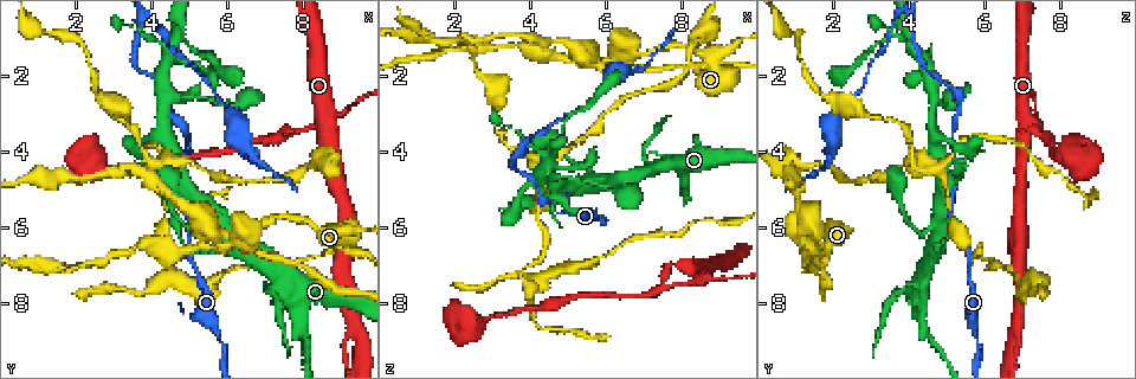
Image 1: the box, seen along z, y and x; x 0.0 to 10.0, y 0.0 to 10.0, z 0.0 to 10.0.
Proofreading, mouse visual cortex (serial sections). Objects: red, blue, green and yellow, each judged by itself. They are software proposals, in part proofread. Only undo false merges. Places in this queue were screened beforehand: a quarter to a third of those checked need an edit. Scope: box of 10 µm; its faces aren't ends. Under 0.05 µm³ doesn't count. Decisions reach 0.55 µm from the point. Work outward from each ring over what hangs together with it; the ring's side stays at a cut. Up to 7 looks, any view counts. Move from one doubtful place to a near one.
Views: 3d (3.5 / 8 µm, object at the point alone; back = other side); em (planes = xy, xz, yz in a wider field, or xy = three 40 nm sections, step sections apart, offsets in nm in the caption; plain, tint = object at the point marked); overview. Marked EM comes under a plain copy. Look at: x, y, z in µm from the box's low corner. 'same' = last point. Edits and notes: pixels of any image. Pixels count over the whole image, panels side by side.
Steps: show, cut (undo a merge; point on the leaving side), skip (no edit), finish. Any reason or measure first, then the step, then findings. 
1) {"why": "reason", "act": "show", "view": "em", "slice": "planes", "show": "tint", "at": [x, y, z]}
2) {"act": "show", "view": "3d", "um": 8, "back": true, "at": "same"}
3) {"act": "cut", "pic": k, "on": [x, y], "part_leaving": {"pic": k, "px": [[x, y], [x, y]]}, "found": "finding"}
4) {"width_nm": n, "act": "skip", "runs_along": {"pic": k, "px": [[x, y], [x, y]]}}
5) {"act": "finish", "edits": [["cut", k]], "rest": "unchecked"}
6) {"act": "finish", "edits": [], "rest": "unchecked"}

{"why": "abrupt turn", "act": "show", "view": "3d", "um": 3.5, "at": [7.25, 7.60, 4.30]}

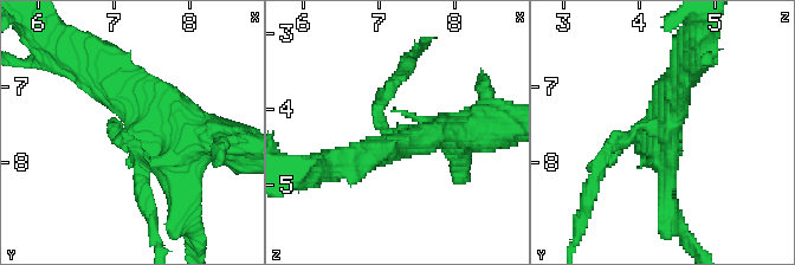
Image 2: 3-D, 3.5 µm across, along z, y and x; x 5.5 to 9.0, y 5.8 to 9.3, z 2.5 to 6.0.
{"arm_widths_nm": [150, 500], "why": "need the tissue", "act": "show", "view": "em", "slice": "xy", "step": 2, "show": "tint", "at": [7.25, 7.65, 4.35]}

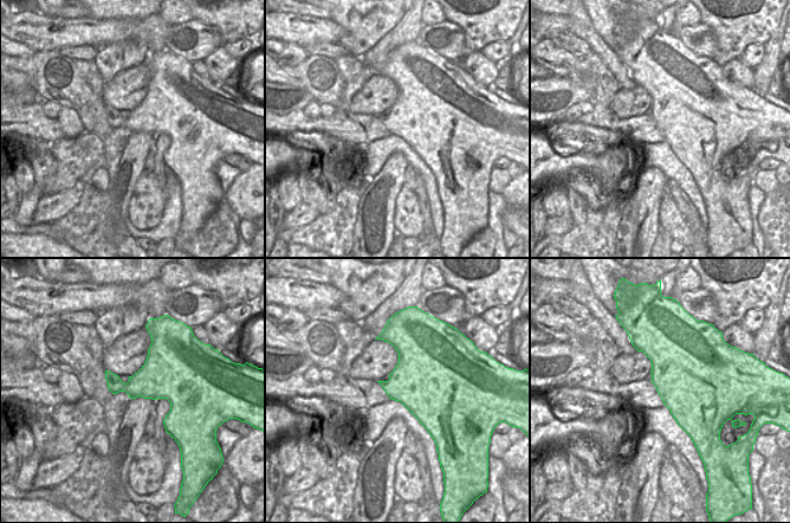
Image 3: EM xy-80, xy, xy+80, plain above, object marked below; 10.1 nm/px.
{"act": "cut", "pic": 2, "on": [618, 134], "part_leaving": {"pic": 2, "px": [[388, 133], [376, 104], [406, 63]]}, "found": "two cells meet here"}

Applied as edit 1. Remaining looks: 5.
{"act": "show", "view": "overview"}

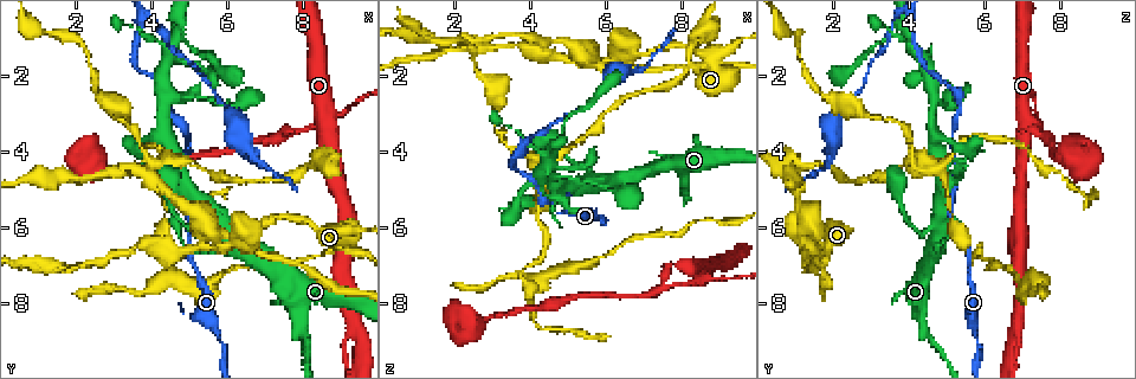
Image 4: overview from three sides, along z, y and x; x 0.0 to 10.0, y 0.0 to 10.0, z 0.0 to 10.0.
{"why": "narrows sharply", "act": "show", "view": "3d", "um": 3.5, "at": [5.90, 9.00, 5.80]}

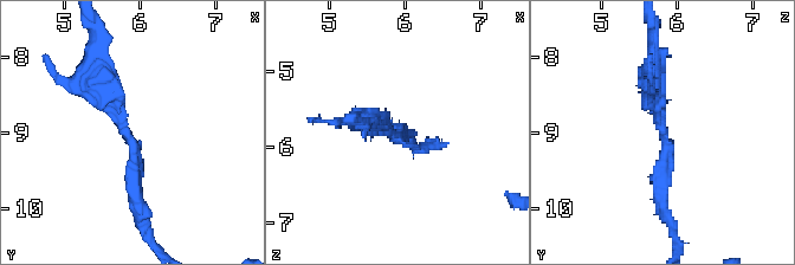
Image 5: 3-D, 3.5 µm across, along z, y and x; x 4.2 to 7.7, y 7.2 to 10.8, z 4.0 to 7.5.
{"act": "show", "view": "em", "slice": "xy", "step": 2, "show": "tint", "at": [5.80, 9.00, 5.80]}

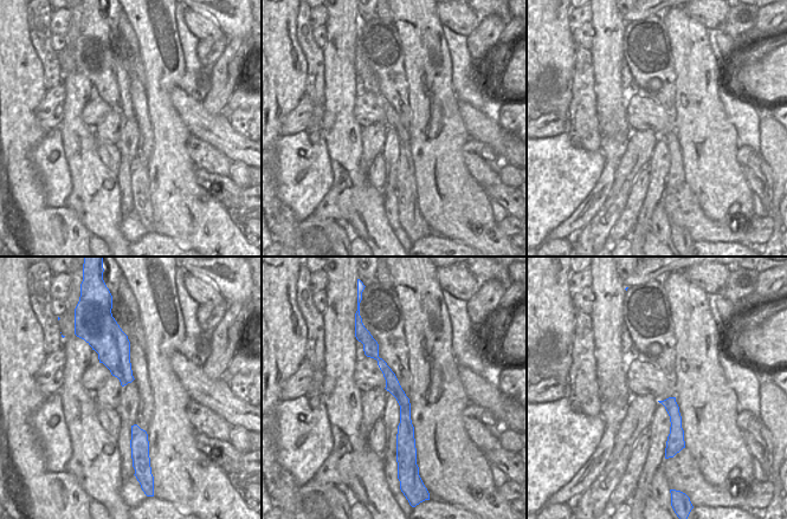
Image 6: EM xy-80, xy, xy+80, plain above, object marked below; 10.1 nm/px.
{"width_nm": 140, "act": "skip", "runs_along": {"pic": 5, "px": [[98, 66], [146, 205]]}, "found": "all the same cell"}

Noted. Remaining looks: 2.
{"why": "abrupt turn", "act": "show", "view": "3d", "um": 8, "at": [4.95, 3.70, 5.20]}

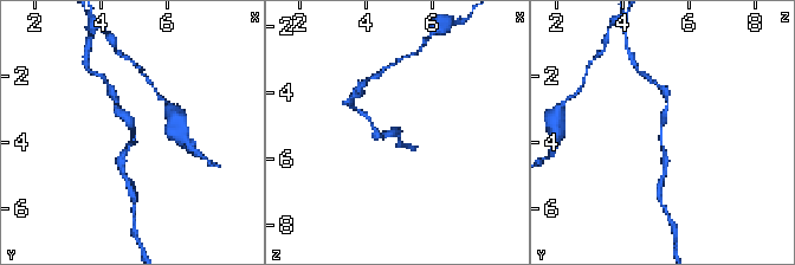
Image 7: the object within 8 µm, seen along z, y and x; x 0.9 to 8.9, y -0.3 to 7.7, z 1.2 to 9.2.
{"why": "zoom in", "act": "show", "view": "3d", "um": 3.5, "at": "same"}

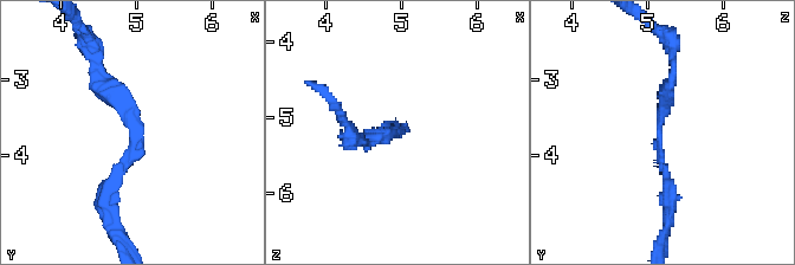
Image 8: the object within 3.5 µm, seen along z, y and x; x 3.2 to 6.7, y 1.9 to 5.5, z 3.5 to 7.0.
{"act": "skip", "runs_along": {"pic": 8, "px": [[104, 199], [137, 123], [97, 64]]}, "found": "all the same cell"}

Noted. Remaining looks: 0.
{"act": "finish", "edits": [["cut", 2]], "rest": "unchecked"}

